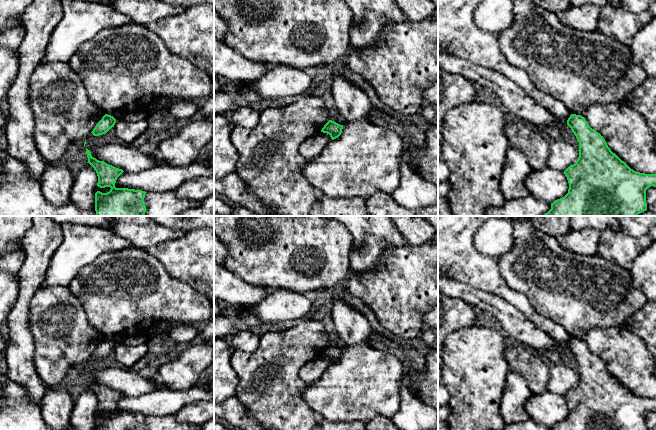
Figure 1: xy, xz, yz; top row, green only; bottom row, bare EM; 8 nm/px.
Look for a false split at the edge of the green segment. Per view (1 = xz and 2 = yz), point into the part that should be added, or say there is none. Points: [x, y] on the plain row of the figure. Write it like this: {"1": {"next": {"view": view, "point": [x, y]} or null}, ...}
{"1": {"next": null}, "2": {"next": null}}

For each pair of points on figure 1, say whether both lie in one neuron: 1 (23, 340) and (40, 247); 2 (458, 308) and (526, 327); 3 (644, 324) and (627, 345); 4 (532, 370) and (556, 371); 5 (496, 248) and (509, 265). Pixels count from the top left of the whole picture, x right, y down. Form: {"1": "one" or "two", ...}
{"1": "one", "2": "two", "3": "two", "4": "two", "5": "two"}

